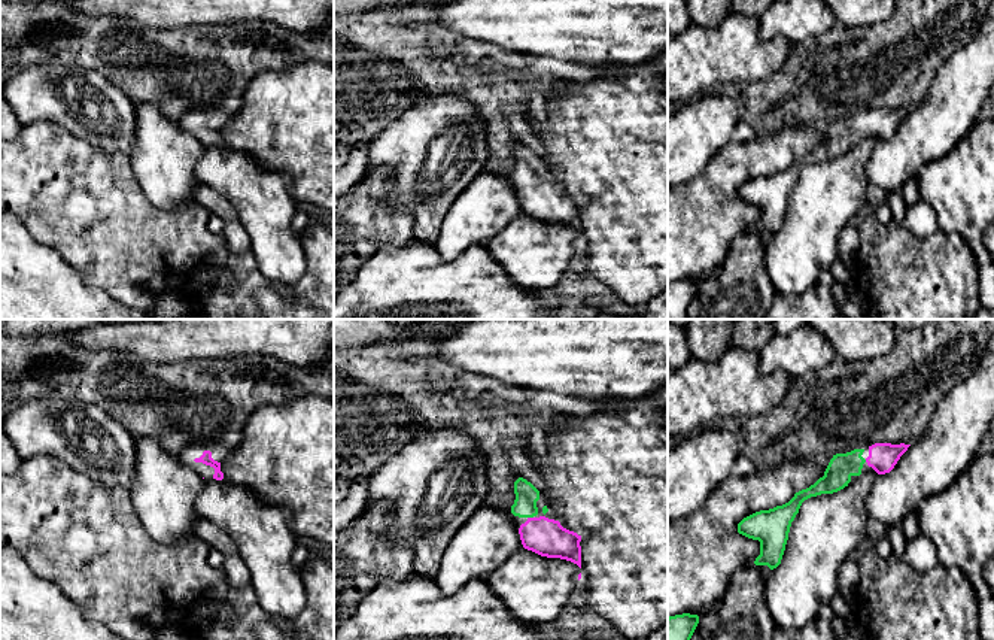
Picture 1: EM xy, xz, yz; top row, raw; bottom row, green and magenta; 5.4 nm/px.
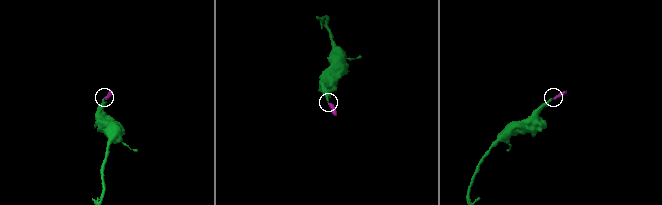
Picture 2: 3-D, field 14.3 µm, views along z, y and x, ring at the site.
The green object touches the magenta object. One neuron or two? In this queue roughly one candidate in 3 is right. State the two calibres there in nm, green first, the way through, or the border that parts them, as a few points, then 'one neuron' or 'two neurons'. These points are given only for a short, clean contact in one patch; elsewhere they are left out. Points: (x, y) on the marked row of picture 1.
130 nm thick on the green side, 200 nm on the other; runs through xz (526, 496), (526, 507), (531, 516), (547, 537); one neuron

